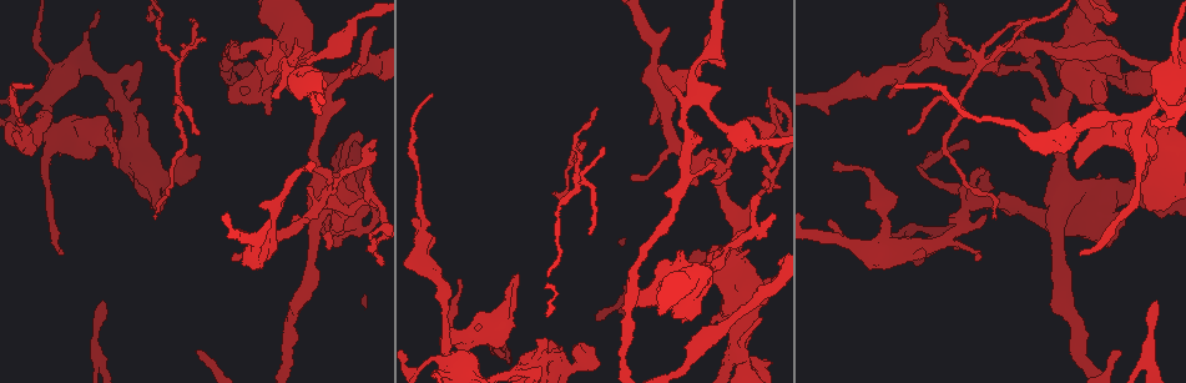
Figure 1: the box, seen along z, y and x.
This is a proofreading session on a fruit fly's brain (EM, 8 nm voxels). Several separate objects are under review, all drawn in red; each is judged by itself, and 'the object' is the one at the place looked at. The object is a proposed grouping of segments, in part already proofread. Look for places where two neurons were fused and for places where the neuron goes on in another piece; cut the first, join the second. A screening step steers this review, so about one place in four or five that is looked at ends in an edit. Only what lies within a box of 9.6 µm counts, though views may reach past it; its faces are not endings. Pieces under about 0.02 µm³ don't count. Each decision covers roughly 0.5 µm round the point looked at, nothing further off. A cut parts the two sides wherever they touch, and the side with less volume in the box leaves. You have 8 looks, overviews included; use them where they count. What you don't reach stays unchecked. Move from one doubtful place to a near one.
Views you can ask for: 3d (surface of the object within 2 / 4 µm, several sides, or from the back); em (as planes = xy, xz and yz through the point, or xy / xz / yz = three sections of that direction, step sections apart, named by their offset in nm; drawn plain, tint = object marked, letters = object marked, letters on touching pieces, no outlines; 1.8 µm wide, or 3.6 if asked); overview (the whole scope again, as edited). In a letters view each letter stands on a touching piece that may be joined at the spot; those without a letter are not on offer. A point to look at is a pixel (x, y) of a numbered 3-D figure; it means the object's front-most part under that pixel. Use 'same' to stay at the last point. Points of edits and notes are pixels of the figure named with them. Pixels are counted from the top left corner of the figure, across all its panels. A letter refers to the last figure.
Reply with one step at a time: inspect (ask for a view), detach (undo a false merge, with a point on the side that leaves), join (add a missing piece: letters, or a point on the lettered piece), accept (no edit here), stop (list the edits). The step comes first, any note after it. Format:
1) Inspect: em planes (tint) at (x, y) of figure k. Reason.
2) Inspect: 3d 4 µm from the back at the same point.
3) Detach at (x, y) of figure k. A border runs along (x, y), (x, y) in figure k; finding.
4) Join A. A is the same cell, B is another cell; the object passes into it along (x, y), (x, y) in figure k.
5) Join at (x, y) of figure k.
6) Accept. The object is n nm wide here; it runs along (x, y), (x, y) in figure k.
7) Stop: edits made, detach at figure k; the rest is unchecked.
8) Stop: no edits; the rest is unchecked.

Inspect: em yz step 16 (tint) at (911, 132) of figure 1. Free end.

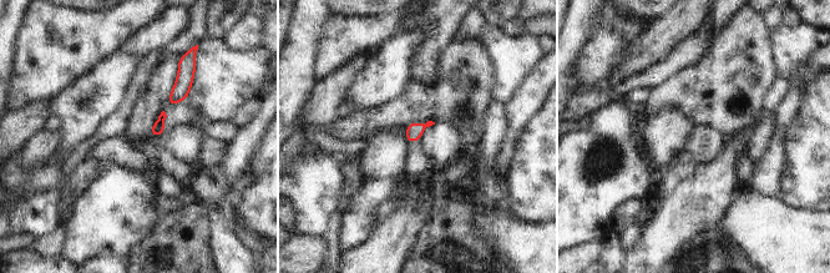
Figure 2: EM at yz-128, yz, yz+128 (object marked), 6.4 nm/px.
Inspect: em planes (letters) at the same point.

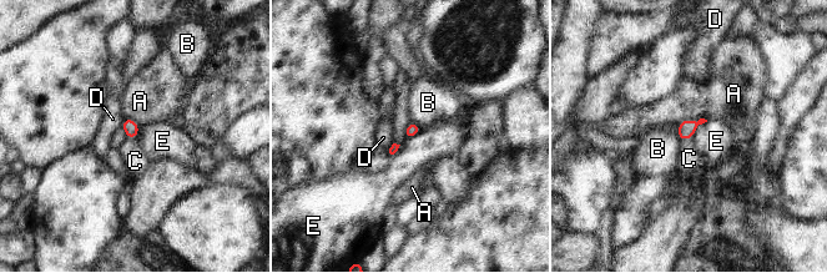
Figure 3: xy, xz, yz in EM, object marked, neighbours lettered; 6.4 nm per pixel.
Join C. C is the same cell, A, B, D and E are other cells; the object passes into it along (686, 129), (686, 137), (689, 158) in figure 3; it goes on there.

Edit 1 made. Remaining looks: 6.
Inspect: em planes (tint) at (120, 101) of figure 1. Thick turns thin.

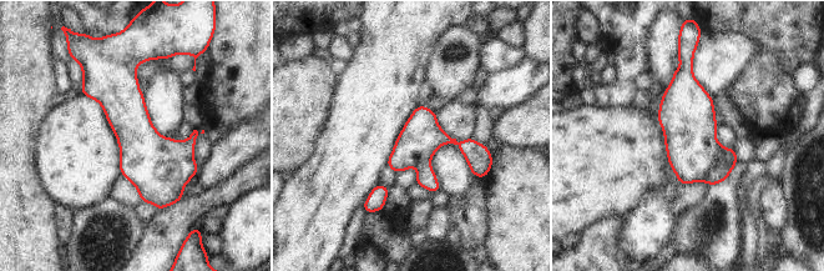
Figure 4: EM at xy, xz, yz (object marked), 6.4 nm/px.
Inspect: em planes (letters) at the same point. What lies round it.

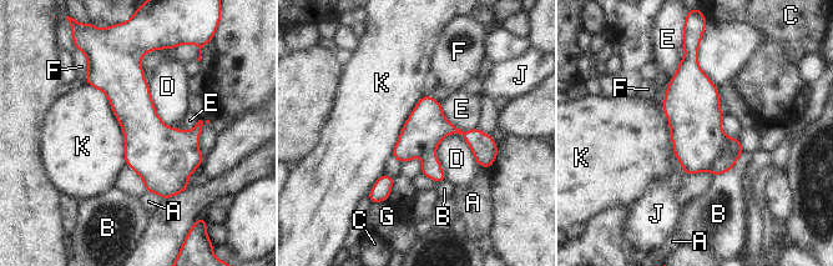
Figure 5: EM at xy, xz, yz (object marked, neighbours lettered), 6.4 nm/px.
Accept. The longest contact is with K, 600 nm; A, B, C, D, E, F, G, J and K are other cells; a border runs along (86, 83), (107, 98), (126, 164) in figure 5; one neuron here.

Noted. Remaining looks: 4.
Inspect: em xy step 4 (letters) at (459, 279) of figure 1. Thin end.

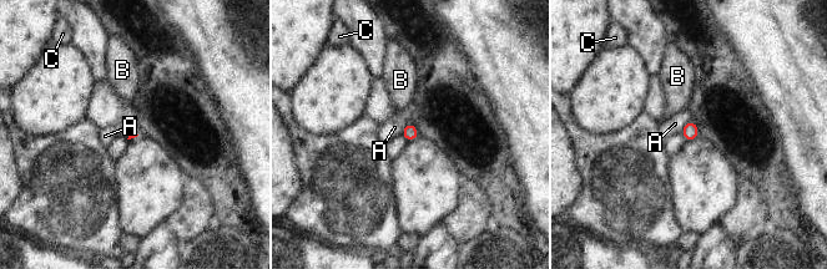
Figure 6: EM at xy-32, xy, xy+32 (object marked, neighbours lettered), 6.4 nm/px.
Accept. A, B and C are other cells; a border runs along (690, 120), (680, 132) in figure 6; no lettered piece goes on from it.

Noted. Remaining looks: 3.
Stop: edits made, join at figure 3; the rest is unchecked.

